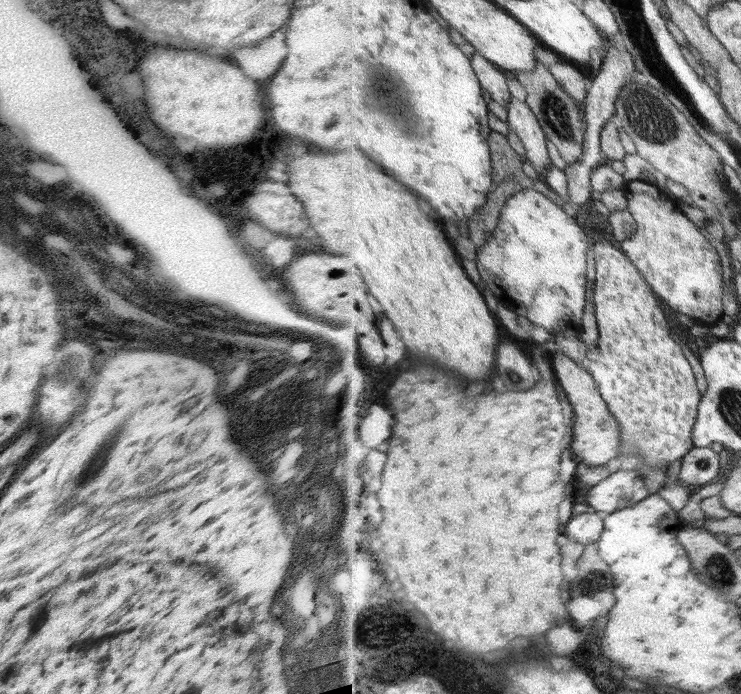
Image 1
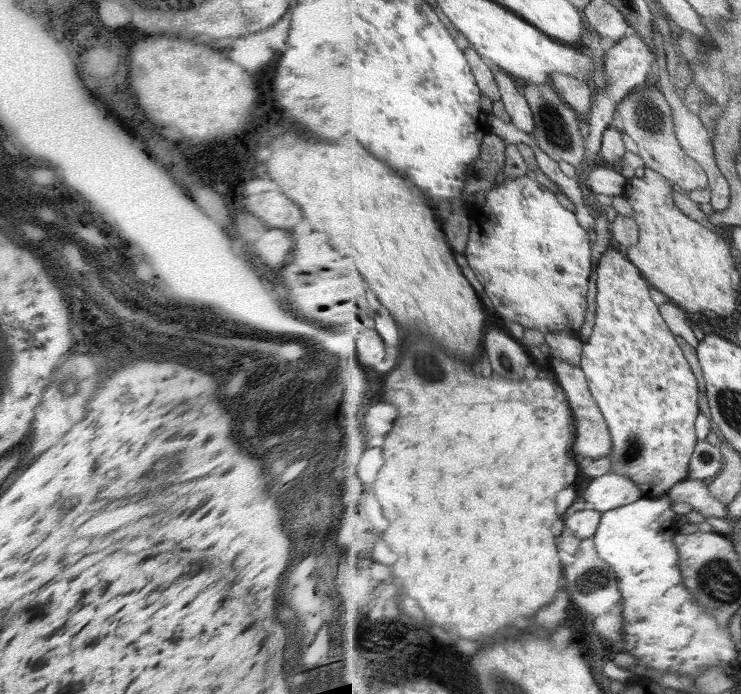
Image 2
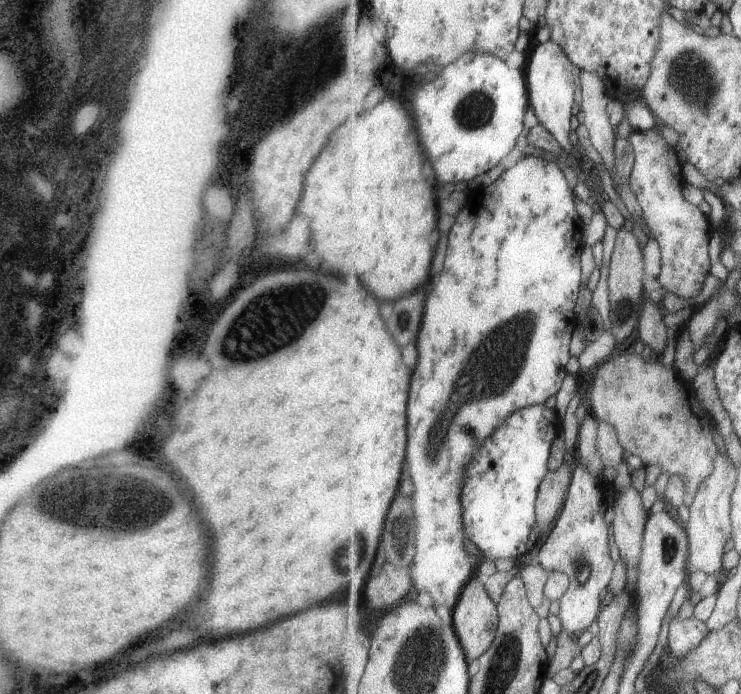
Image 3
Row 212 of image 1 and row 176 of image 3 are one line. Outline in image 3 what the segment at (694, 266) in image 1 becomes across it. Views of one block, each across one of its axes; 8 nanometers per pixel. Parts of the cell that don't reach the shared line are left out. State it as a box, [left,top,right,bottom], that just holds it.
[628,122,716,299]

